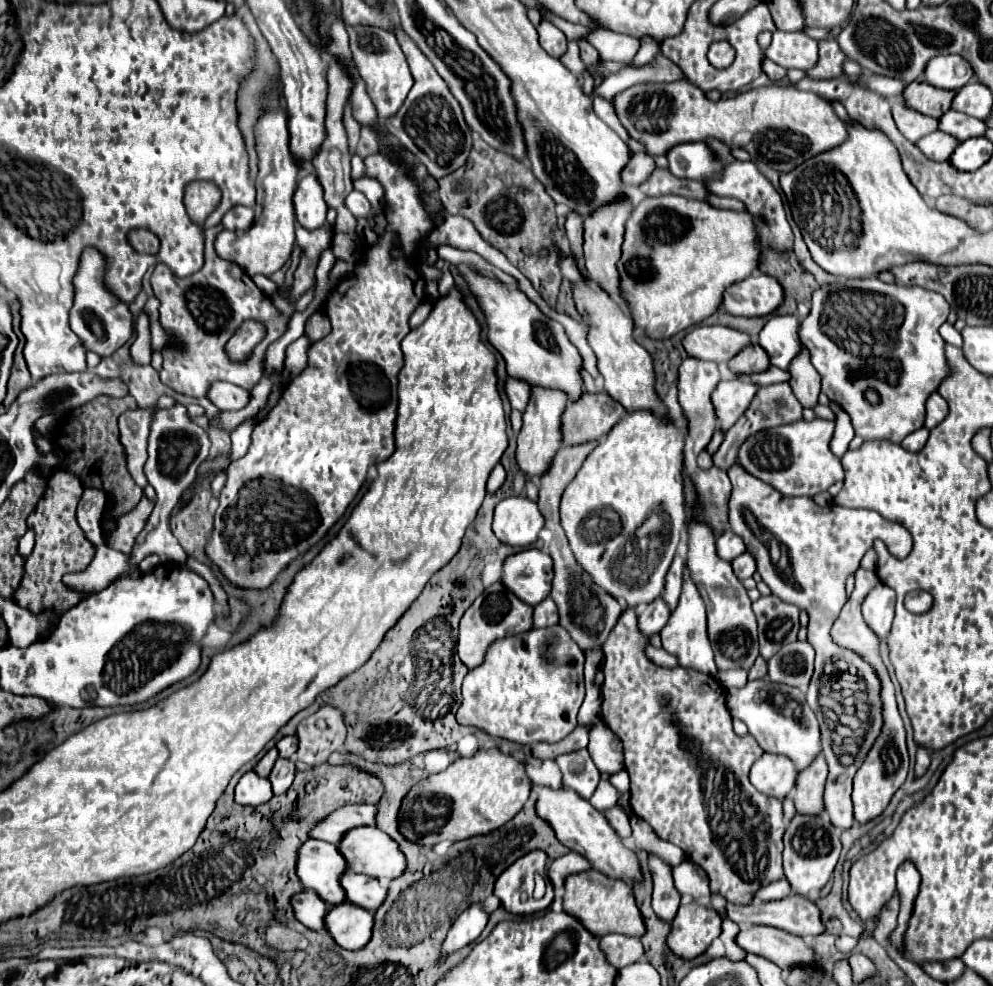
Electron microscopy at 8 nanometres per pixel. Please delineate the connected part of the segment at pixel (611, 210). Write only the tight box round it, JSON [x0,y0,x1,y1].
[585,200,631,302]

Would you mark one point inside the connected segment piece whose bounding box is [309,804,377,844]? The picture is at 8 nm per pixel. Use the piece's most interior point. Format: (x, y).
(330, 829)

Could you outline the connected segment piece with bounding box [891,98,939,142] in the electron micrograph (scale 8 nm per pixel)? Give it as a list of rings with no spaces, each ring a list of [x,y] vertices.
[[[897,98],[893,102],[893,118],[895,118],[895,124],[897,128],[901,130],[903,136],[907,136],[907,140],[913,140],[917,142],[919,138],[935,132],[939,128],[939,120],[937,118],[931,118],[931,116],[925,116],[913,108],[909,108],[903,98]]]

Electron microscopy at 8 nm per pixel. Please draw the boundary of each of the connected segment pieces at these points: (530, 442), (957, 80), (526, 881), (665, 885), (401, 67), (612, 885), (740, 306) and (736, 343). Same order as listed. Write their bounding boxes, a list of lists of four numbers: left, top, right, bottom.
[[515,388,567,480],[925,54,975,90],[495,850,553,914],[649,854,679,922],[347,26,413,120],[563,870,645,938],[723,274,783,316],[683,326,751,380]]

